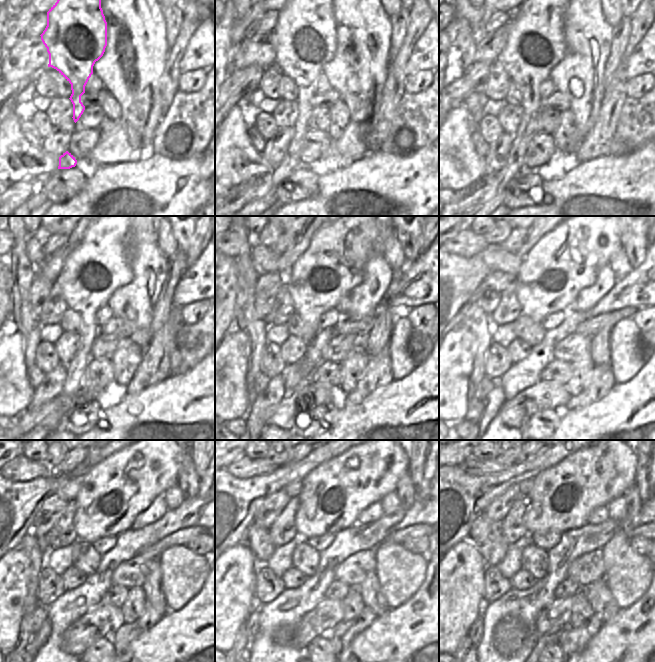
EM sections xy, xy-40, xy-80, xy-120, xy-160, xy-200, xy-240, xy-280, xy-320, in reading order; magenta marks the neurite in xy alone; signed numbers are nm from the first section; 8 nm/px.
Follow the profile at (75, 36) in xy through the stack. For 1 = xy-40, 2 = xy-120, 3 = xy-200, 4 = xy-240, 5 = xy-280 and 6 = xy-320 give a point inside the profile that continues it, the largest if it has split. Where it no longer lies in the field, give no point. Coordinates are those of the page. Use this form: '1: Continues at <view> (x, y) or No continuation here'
1: Continues at xy-40 (304, 38)
2: Continues at xy-120 (99, 265)
3: Continues at xy-200 (567, 259)
4: Continues at xy-240 (111, 494)
5: Continues at xy-280 (334, 494)
6: Continues at xy-320 (563, 496)

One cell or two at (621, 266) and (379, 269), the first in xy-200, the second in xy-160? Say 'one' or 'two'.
two

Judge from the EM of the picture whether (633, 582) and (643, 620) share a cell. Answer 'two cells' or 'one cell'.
two cells

